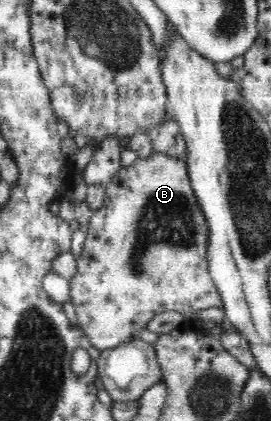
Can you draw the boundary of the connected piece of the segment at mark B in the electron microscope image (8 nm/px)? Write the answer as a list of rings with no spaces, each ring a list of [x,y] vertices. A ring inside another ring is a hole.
[[[152,153],[149,157],[139,158],[129,167],[122,167],[113,177],[111,183],[105,186],[105,199],[103,205],[93,212],[88,223],[88,232],[86,232],[86,241],[82,254],[76,257],[78,270],[69,280],[70,284],[70,303],[74,306],[78,325],[86,333],[88,340],[94,347],[104,352],[110,348],[116,348],[120,343],[133,340],[138,337],[141,330],[146,329],[150,320],[166,310],[175,310],[176,312],[186,313],[195,310],[202,310],[212,306],[222,307],[222,298],[218,294],[218,289],[212,281],[208,272],[208,264],[205,262],[206,252],[208,252],[208,243],[210,242],[210,228],[206,223],[206,217],[200,208],[197,196],[191,187],[187,166],[184,160],[168,156],[162,153]]]

